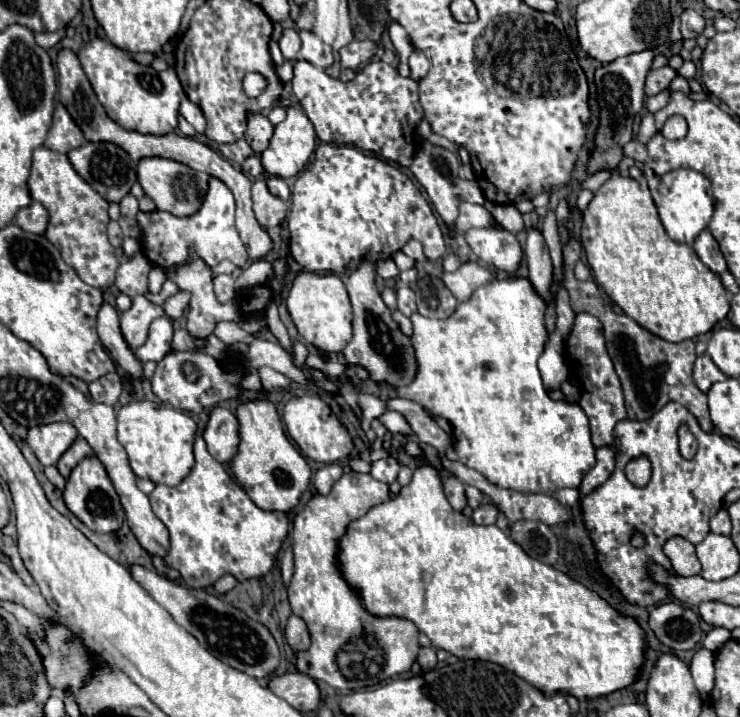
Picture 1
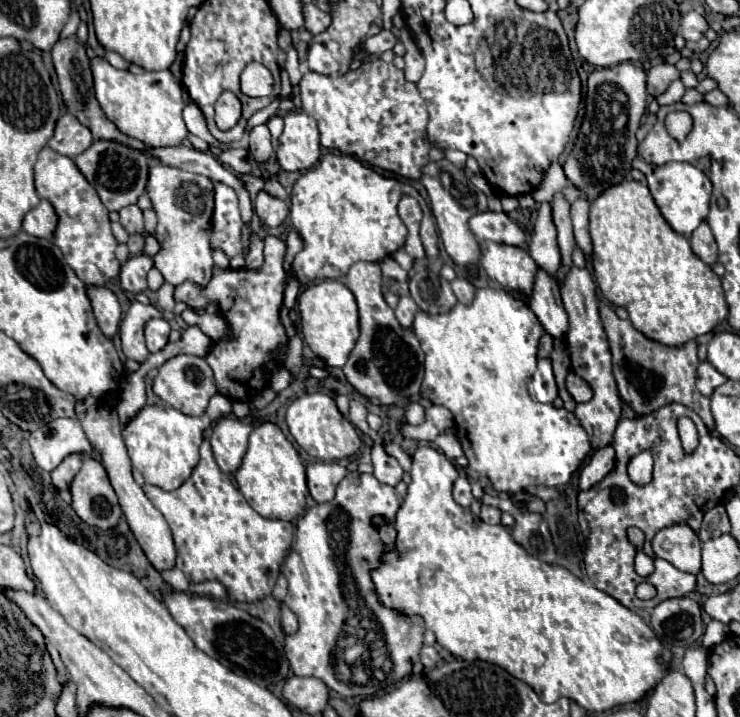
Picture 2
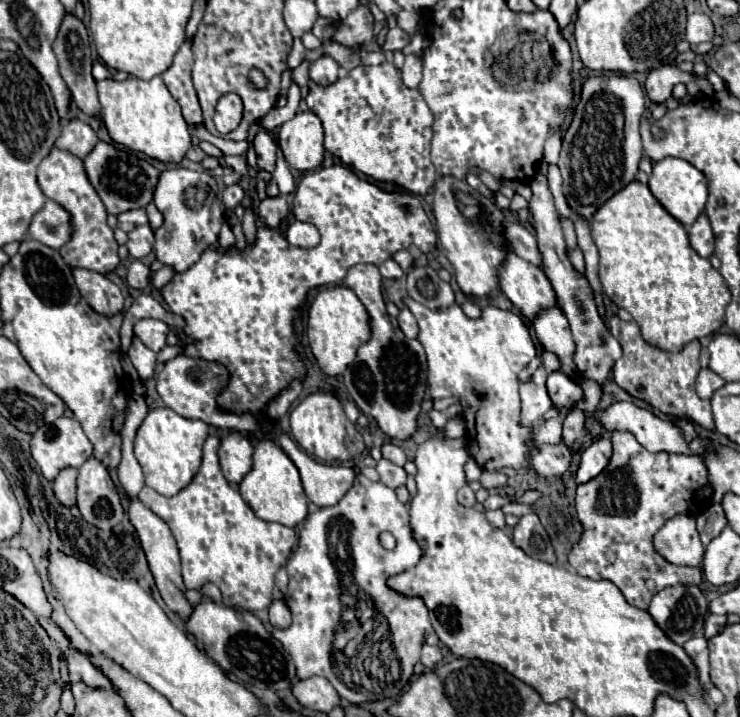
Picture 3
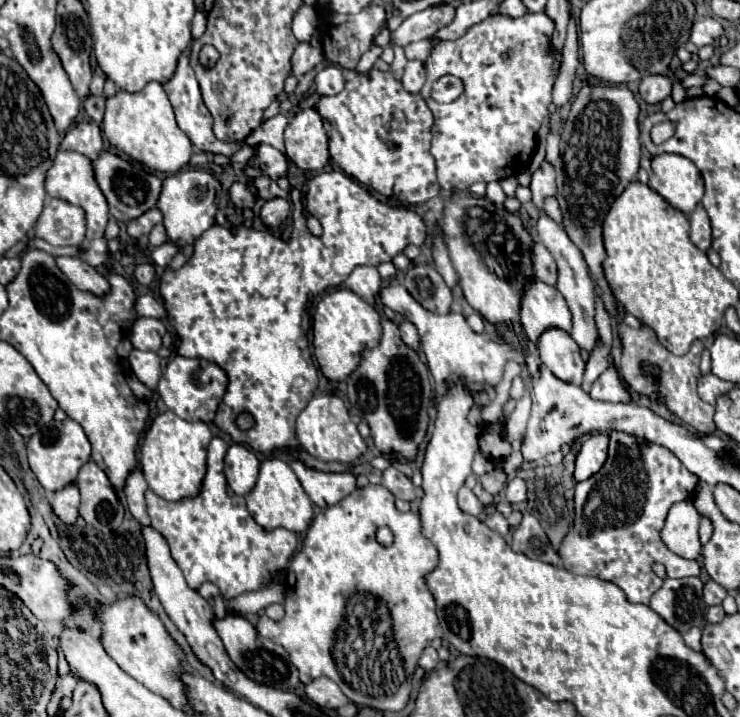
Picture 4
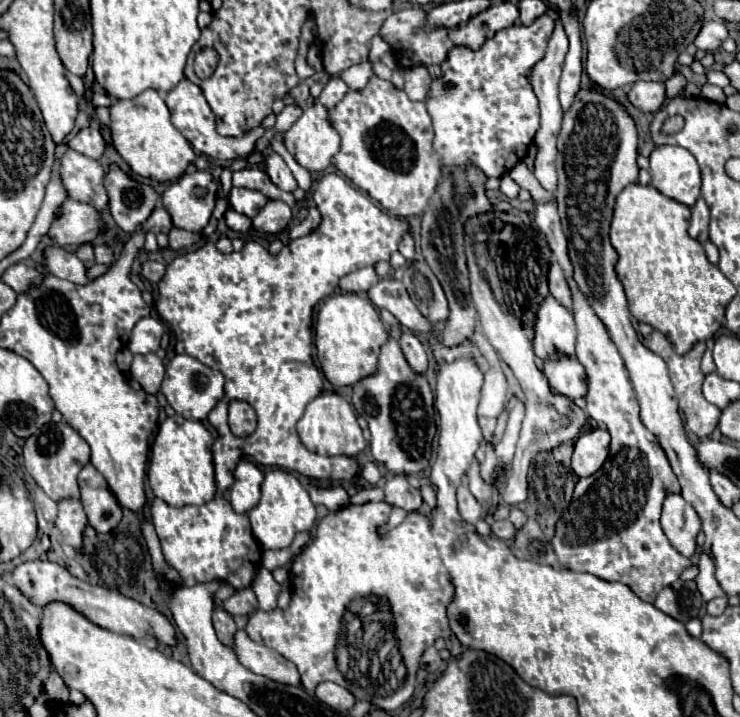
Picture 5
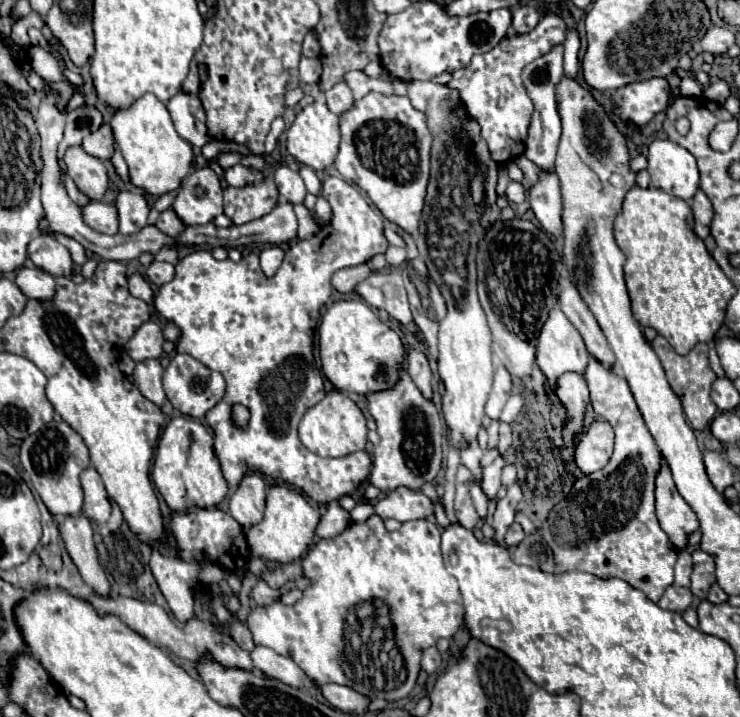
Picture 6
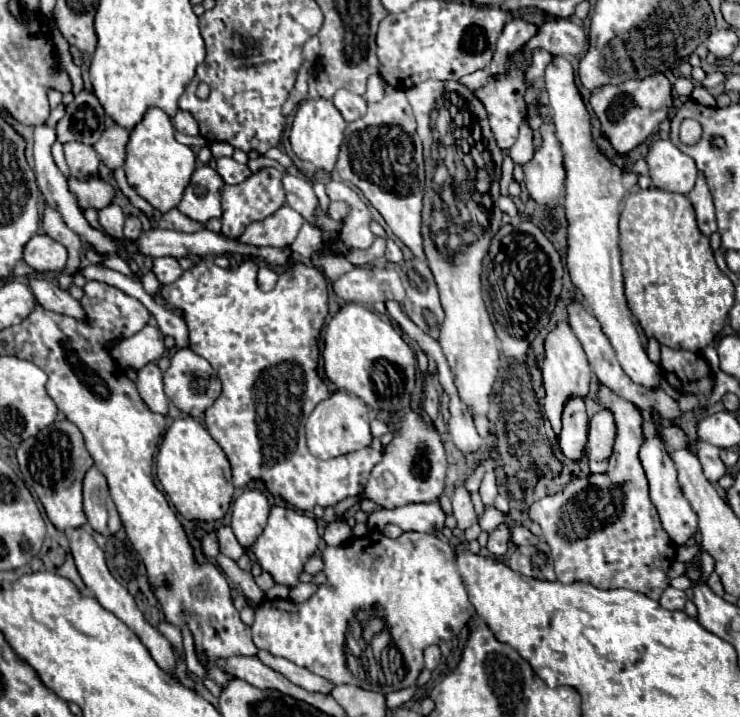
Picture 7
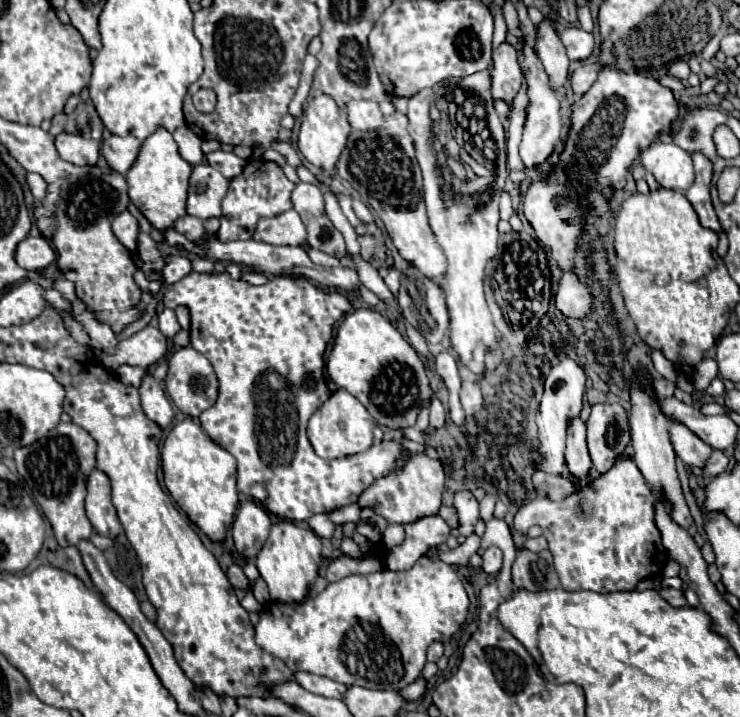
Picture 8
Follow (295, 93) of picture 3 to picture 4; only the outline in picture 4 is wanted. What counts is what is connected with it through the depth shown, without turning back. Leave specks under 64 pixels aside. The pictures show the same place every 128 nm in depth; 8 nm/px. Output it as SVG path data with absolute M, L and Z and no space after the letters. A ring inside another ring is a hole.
M278 114L274 118L270 118L268 122L260 124L248 138L246 138L246 144L250 146L256 146L256 144L270 144L274 146L276 150L284 152L284 128L288 124L288 118L284 114Z

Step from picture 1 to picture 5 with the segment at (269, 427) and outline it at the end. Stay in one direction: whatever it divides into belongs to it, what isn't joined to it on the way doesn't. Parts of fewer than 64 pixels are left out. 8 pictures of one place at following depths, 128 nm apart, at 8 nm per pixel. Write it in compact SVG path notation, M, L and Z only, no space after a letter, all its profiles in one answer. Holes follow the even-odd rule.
M274 468L266 472L262 482L262 498L256 508L248 512L248 520L252 526L252 534L256 542L260 542L262 550L280 550L288 548L296 536L296 532L312 530L316 524L316 508L306 492L306 488L300 484L300 480L284 472L280 468Z

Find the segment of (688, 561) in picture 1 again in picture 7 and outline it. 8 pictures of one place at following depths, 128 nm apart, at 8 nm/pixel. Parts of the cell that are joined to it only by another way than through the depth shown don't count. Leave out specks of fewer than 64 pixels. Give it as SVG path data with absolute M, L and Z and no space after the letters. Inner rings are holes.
M652 436L652 438L644 438L642 446L640 446L640 462L642 462L642 468L646 472L646 478L648 478L648 484L650 484L650 498L652 498L652 504L656 506L658 514L660 514L660 520L662 520L662 526L664 530L668 532L668 536L672 538L672 542L676 546L682 546L686 544L686 540L690 536L694 536L696 532L696 524L698 524L698 516L696 512L692 510L690 502L684 498L682 494L682 488L678 484L678 472L676 472L676 466L668 454L668 448L664 444L664 440L660 436Z

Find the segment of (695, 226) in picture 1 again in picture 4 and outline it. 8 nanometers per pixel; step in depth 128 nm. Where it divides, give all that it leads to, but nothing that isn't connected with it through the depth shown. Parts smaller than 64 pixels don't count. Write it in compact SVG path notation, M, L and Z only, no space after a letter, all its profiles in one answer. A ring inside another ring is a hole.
M680 154L654 156L648 186L684 214L692 214L704 196L700 170L692 160Z

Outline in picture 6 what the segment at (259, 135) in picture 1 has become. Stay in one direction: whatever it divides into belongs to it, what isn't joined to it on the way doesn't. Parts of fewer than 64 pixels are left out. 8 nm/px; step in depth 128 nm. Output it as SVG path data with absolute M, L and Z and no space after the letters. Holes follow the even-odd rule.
M280 166L276 172L274 172L274 182L280 190L280 196L286 198L290 204L302 204L304 198L306 198L306 186L304 186L304 180L300 178L298 172L290 170L288 166Z

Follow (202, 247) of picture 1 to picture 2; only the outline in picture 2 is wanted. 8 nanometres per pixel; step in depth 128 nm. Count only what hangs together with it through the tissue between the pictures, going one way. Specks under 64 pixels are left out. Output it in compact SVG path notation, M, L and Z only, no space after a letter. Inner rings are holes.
M220 182L214 184L214 194L216 194L216 204L210 228L212 248L220 248L226 252L228 258L234 258L244 250L238 198L230 186L224 186Z

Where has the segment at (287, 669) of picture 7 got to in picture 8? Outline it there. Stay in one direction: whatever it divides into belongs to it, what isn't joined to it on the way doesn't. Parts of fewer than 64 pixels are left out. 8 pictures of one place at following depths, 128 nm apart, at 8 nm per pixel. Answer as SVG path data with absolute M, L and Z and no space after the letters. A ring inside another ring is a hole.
M296 672L294 678L308 692L320 694L320 696L326 696L326 698L338 698L338 700L342 700L344 698L344 690L348 690L348 686L344 686L340 682L334 682L334 680L324 678L324 676L308 674L308 672Z

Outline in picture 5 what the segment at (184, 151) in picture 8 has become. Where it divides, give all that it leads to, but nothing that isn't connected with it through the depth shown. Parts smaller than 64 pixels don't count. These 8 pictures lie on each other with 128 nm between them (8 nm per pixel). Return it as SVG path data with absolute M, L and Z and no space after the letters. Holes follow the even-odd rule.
M186 78L180 80L178 86L172 88L172 90L166 94L166 106L168 106L170 114L172 114L172 124L174 124L174 126L178 128L178 132L194 146L194 150L200 152L200 154L212 156L212 158L216 158L216 160L236 160L236 158L246 158L246 156L254 150L256 140L258 140L268 128L272 128L274 122L276 122L276 116L270 114L270 116L262 122L260 128L250 130L246 136L242 136L242 138L224 138L224 136L220 136L220 134L216 132L214 114L212 114L208 102L206 102L202 90L200 90L196 84L192 84L190 80L186 80Z

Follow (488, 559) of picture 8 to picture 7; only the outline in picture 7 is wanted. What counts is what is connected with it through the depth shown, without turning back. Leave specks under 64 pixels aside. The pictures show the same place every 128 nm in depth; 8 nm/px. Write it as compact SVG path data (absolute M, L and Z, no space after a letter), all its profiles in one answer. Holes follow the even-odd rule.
M500 526L498 530L492 532L492 536L488 538L488 552L494 556L494 558L504 558L506 556L506 550L508 550L508 542L510 542L510 530L508 526Z

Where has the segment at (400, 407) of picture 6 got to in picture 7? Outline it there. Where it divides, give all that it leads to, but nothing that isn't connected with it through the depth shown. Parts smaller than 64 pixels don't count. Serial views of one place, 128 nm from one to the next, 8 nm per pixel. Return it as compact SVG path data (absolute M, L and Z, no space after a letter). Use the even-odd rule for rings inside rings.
M416 410L394 412L390 428L394 432L394 440L386 446L382 462L374 466L370 480L360 496L346 498L334 506L338 516L364 498L376 502L380 508L396 508L412 502L436 502L442 496L446 480L446 454L438 432L428 428Z

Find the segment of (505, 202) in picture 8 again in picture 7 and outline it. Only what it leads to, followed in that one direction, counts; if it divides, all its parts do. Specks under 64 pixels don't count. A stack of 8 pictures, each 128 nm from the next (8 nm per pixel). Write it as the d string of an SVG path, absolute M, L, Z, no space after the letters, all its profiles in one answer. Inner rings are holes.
M510 156L504 158L504 164L502 164L502 178L500 178L500 192L504 196L508 196L508 184L512 182L512 168L514 168L514 162Z

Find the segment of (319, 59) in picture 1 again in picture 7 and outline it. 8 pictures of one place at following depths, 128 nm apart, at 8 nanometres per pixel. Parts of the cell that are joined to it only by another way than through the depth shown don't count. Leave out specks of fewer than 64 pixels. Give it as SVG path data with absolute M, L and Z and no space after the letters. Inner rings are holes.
M338 90L332 102L340 110L340 114L344 116L346 122L354 122L356 118L364 116L366 100L362 96L358 96L358 94L352 94L348 90Z

